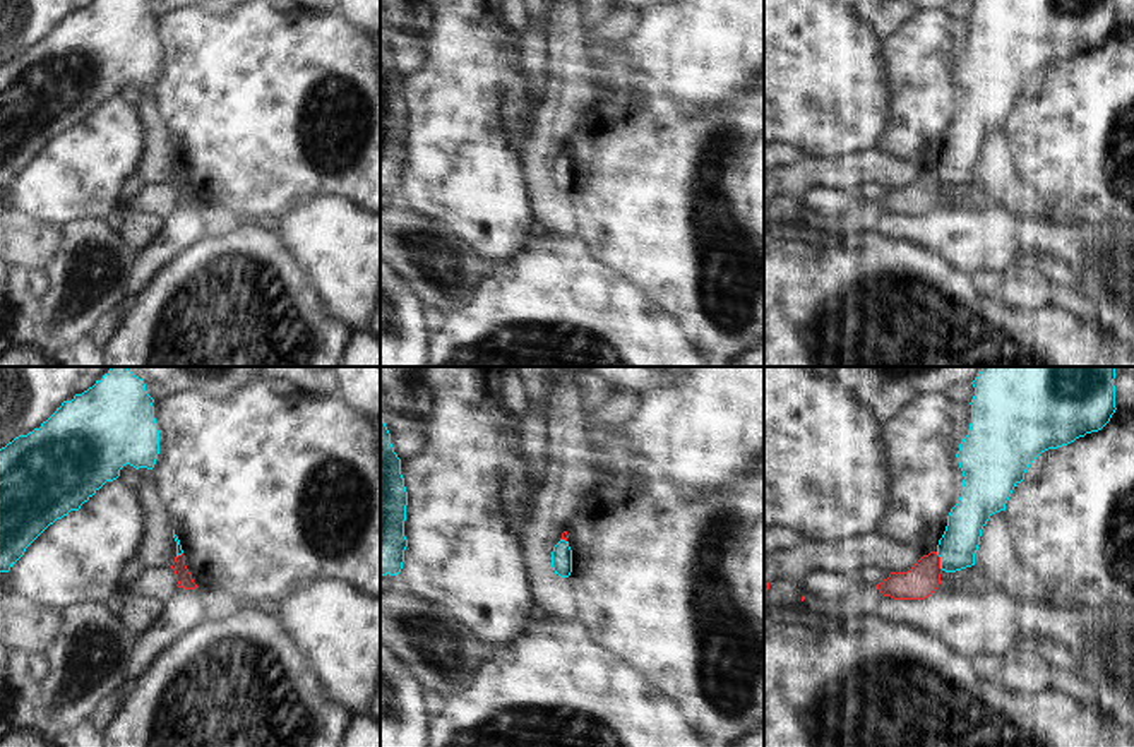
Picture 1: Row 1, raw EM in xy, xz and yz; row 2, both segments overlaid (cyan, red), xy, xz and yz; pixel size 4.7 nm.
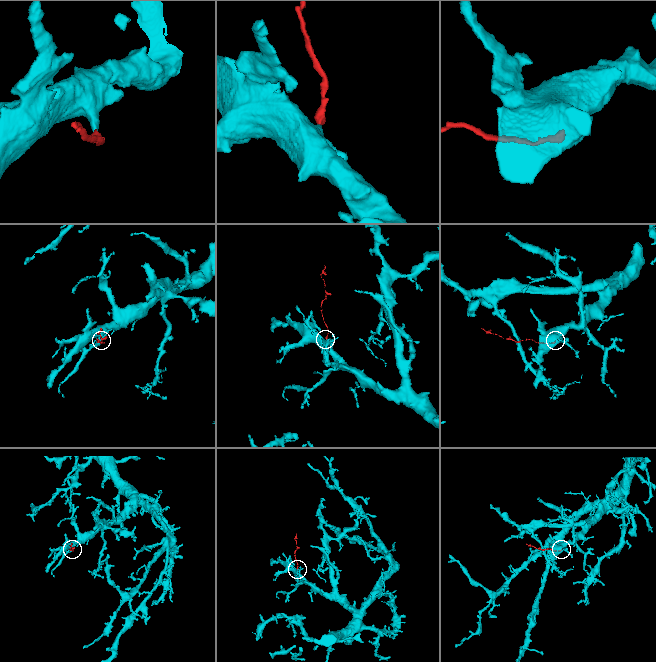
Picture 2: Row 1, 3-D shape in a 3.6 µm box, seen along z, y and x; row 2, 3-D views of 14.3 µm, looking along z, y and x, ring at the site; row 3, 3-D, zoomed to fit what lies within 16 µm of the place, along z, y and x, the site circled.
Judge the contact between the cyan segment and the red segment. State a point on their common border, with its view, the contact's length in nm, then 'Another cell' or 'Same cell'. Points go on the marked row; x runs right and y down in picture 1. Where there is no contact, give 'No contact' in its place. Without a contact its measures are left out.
Touches cyan at yz (941, 561). Shared border 90 nm. Same cell

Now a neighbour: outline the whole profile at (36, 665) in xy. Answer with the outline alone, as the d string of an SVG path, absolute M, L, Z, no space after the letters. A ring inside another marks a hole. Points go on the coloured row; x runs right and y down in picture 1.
M33 654L27 658L27 673L34 682L41 682L48 673L45 654Z

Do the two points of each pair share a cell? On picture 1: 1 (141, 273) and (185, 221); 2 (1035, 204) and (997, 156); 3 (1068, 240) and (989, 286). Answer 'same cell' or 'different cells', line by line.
1: same cell
2: same cell
3: different cells

